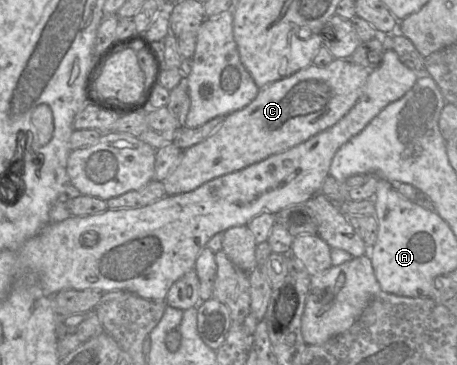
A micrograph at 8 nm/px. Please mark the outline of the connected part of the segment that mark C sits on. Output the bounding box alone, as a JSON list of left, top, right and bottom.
[163,58,369,196]

